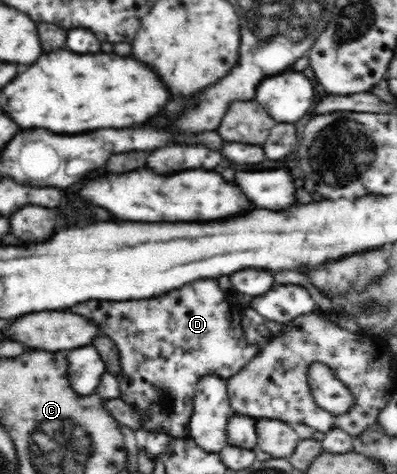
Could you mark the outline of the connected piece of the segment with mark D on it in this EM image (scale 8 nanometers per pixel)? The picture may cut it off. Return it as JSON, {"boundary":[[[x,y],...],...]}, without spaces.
{"boundary":[[[205,278],[203,282],[193,282],[191,286],[181,286],[149,300],[83,302],[68,309],[97,325],[117,345],[119,372],[115,377],[119,385],[118,398],[133,406],[142,418],[143,426],[138,430],[148,434],[169,434],[175,440],[191,439],[188,422],[191,422],[194,410],[198,381],[207,374],[230,379],[267,344],[265,340],[258,345],[247,345],[246,338],[243,338],[241,316],[235,316],[235,310],[229,308],[234,303],[229,301],[229,295],[217,286],[213,278]]]}

